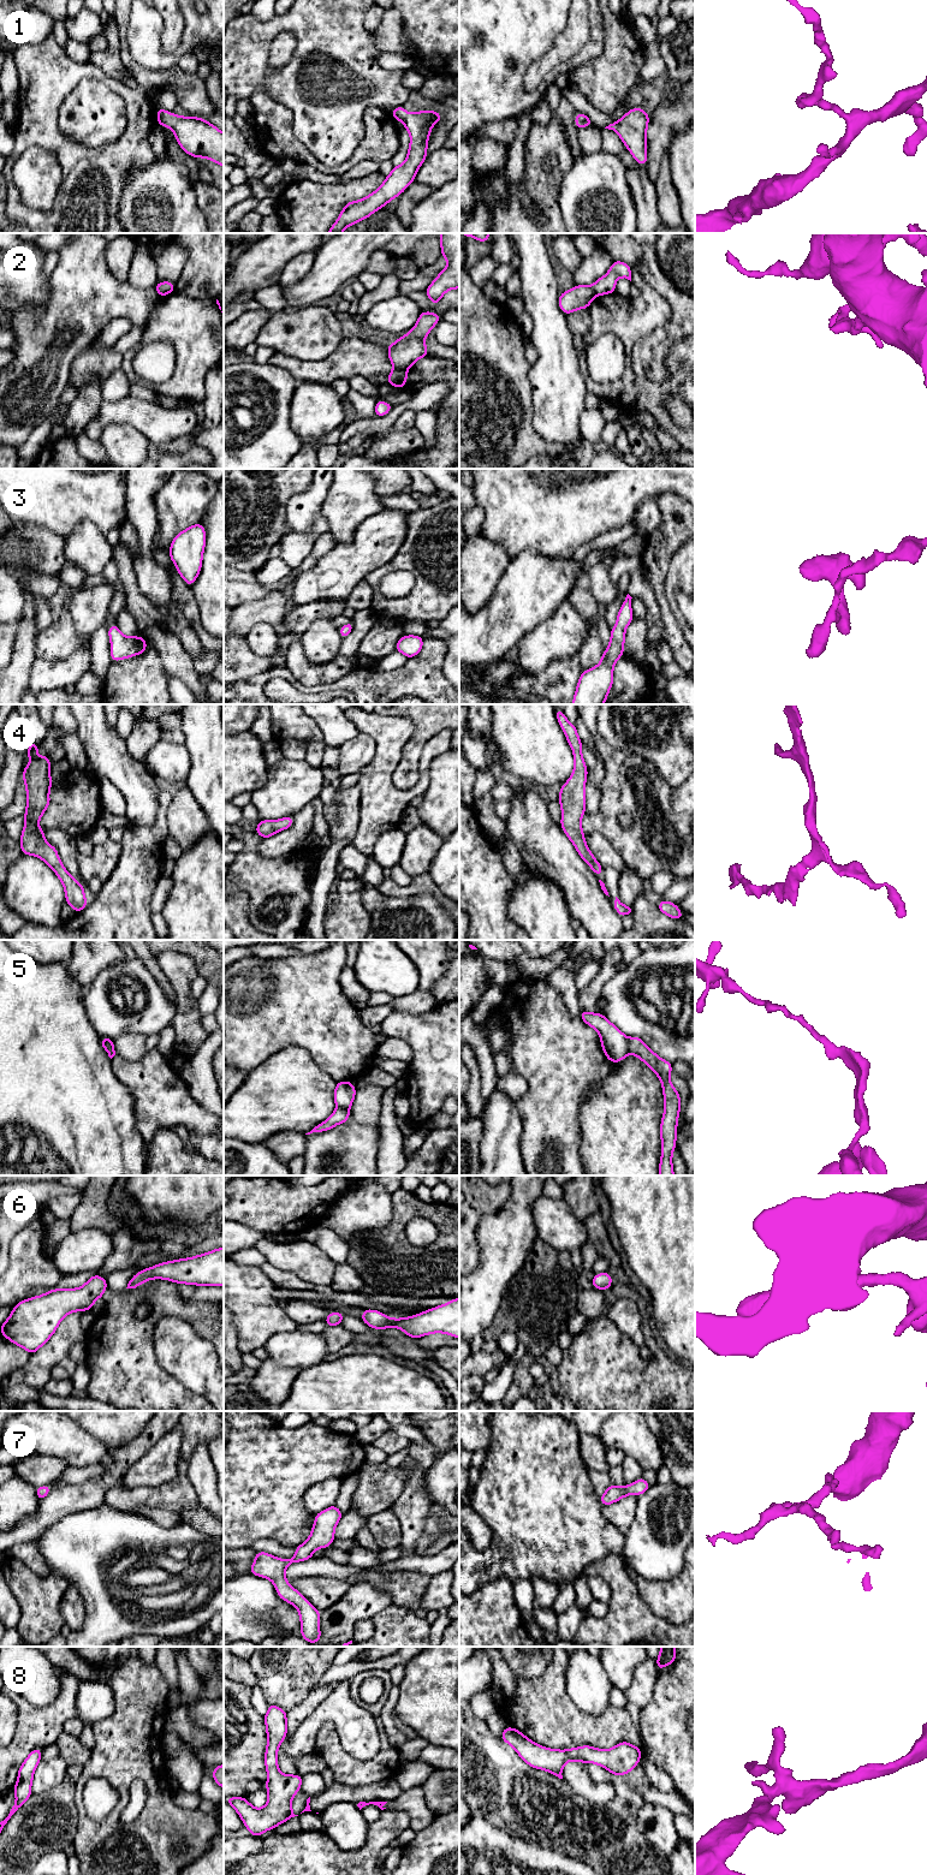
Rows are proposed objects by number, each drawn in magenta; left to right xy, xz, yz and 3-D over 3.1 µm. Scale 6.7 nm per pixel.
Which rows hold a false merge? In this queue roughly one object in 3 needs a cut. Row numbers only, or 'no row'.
2, 5

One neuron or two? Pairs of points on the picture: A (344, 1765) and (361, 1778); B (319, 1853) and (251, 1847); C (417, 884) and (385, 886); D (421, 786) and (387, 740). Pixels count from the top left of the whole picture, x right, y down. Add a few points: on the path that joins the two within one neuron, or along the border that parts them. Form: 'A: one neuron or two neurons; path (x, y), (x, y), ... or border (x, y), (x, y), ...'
A: one neuron; path (348, 1768), (357, 1774)
B: two neurons; border (262, 1840), (262, 1846), (256, 1852), (239, 1862)
C: one neuron; path (409, 890), (393, 890)
D: one neuron; path (402, 793), (396, 793), (386, 784), (386, 760)

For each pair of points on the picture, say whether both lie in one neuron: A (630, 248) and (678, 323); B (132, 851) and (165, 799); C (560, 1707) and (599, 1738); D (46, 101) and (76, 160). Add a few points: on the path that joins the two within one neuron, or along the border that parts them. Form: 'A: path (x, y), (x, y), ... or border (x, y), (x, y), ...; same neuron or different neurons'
A: path (647, 265), (652, 274), (678, 301), (678, 304); same neuron
B: path (146, 838), (160, 823), (161, 813); same neuron
C: path (570, 1716), (582, 1728), (589, 1730); same neuron
D: path (46, 115), (46, 130), (61, 146); same neuron

